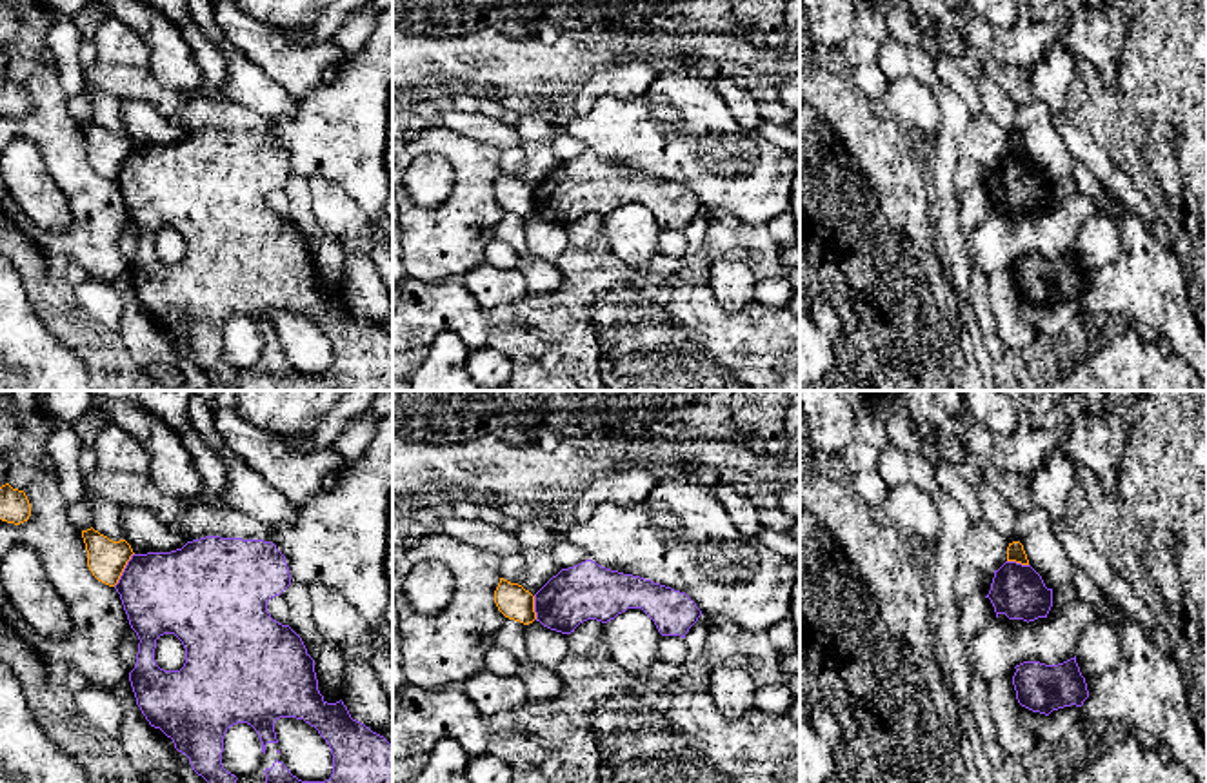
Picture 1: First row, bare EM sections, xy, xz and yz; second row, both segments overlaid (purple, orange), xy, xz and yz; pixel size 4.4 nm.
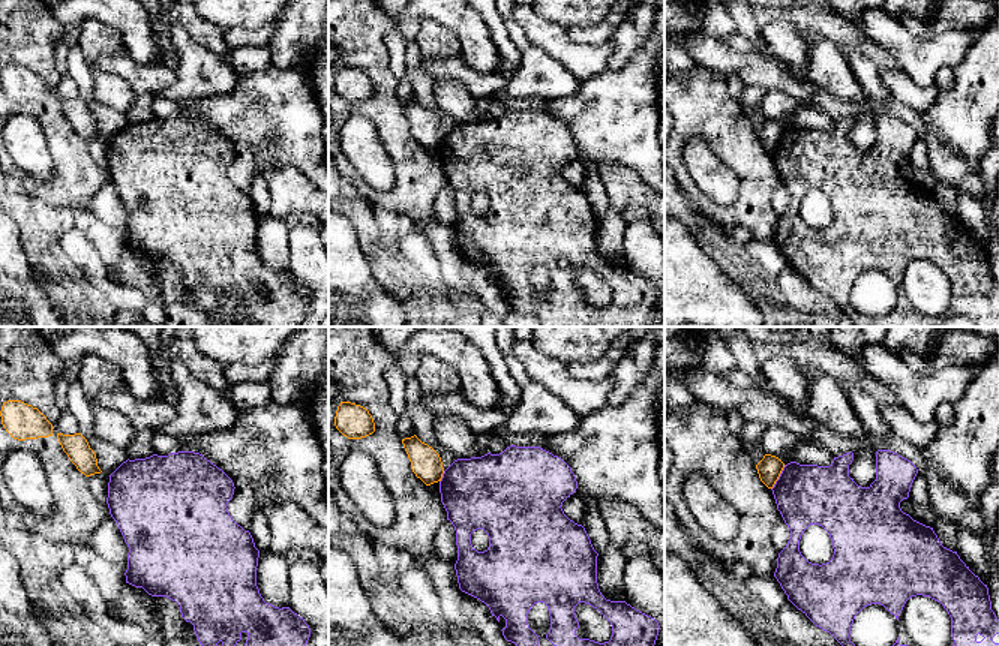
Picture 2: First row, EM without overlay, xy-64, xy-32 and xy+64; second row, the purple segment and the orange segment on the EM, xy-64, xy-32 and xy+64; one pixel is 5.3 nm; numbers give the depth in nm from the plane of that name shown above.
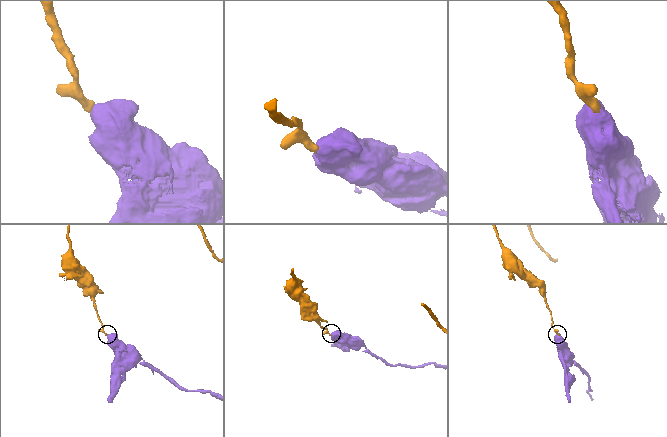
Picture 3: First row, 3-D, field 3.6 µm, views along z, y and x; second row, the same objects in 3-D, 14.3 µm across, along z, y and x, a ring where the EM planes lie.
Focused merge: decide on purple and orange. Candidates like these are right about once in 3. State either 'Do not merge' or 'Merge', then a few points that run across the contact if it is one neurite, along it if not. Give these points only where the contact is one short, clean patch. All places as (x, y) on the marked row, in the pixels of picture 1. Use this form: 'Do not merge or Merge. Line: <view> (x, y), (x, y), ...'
Do not merge. Line: xy (133, 553), (113, 585)

